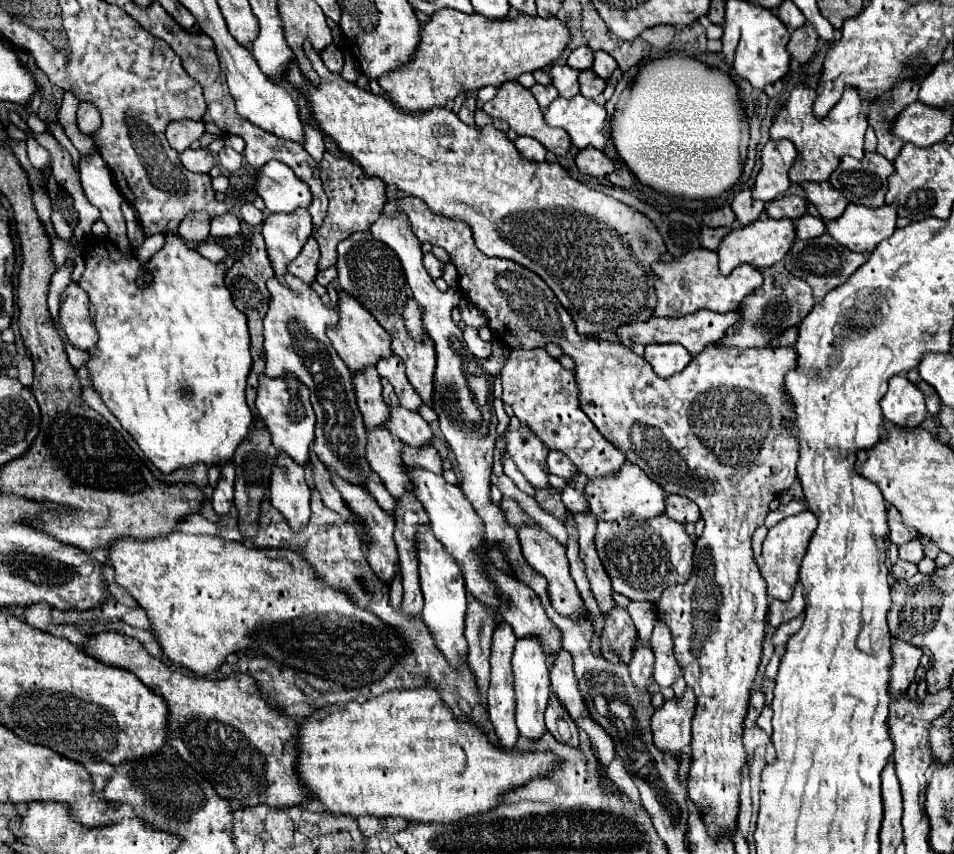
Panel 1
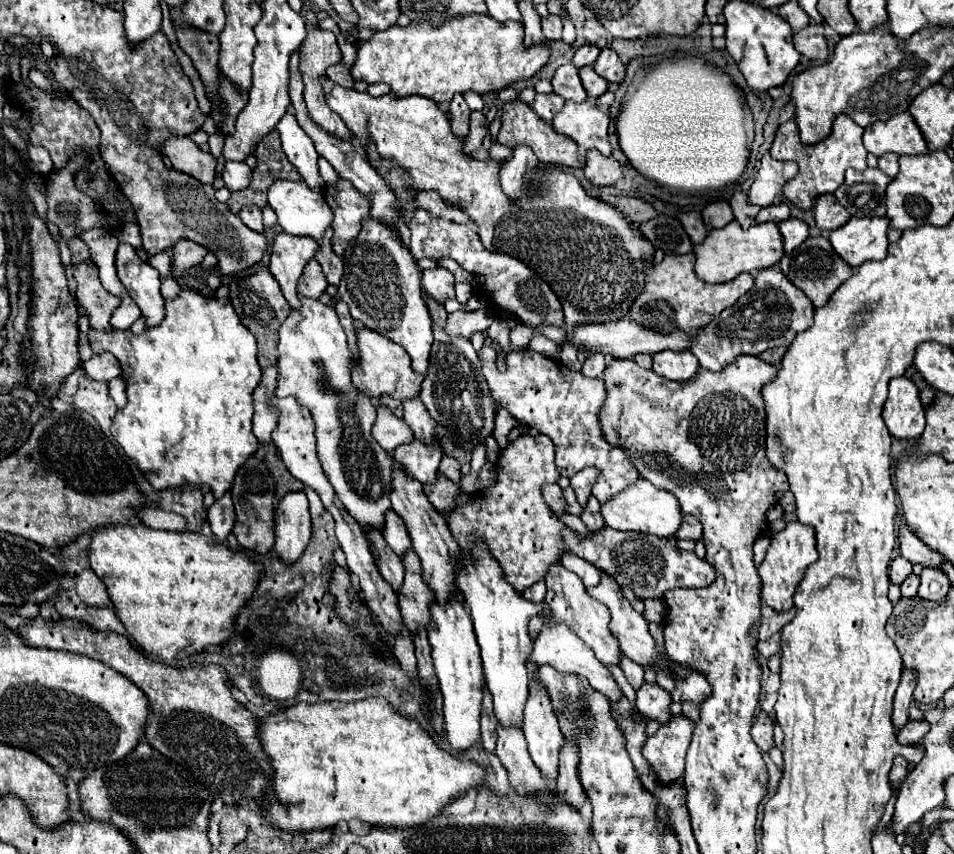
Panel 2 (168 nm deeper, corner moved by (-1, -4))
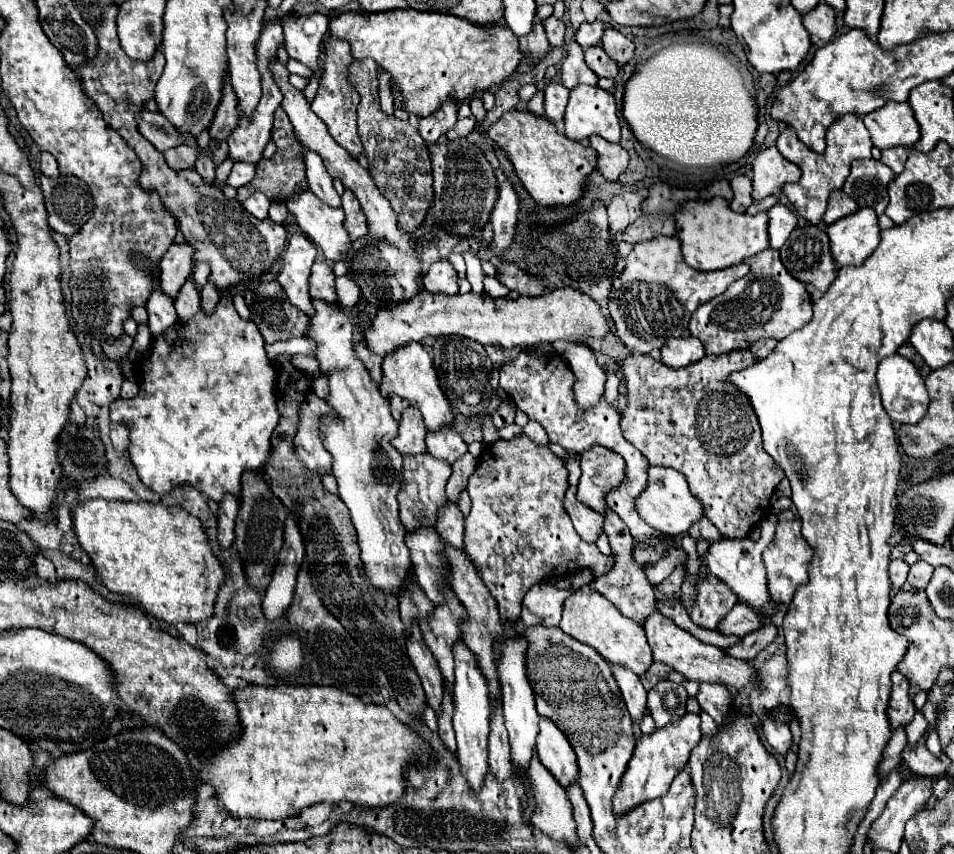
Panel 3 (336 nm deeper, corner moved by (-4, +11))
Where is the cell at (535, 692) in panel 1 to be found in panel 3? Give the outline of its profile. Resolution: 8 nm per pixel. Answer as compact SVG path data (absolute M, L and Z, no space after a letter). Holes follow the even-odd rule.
M540 719L536 751L540 763L544 763L544 767L554 775L560 787L568 789L578 779L576 753L572 751L566 735L550 719Z

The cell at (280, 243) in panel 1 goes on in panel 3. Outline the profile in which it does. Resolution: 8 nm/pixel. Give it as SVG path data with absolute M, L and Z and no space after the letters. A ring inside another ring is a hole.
M292 235L284 255L282 255L282 273L278 277L278 283L288 295L288 301L304 311L308 317L312 317L314 307L308 293L308 277L310 267L316 259L316 245L306 235Z

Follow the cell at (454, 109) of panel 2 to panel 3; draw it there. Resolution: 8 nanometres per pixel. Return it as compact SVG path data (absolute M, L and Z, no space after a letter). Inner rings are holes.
M446 101L438 111L434 111L430 117L420 119L418 133L426 143L436 143L448 129L454 127L458 113L458 101Z

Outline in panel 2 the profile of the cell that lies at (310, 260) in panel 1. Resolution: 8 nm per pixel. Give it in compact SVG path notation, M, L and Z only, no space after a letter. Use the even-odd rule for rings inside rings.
M311 260L307 266L305 266L305 272L301 274L301 280L297 284L297 290L303 294L303 296L309 296L309 298L319 298L321 292L325 292L327 288L327 280L321 272L321 266L317 264L317 260Z

